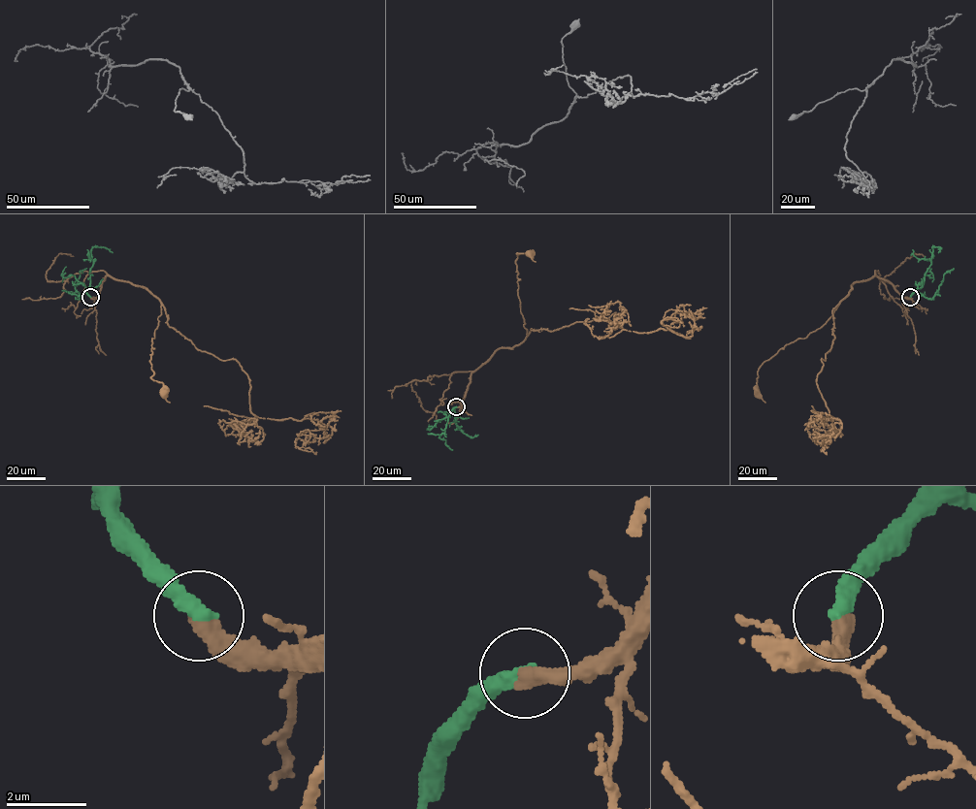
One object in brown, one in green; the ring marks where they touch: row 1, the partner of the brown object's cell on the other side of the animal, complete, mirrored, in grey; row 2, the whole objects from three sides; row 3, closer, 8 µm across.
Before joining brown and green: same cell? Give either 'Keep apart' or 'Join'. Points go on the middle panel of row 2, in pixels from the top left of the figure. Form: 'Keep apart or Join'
Join

